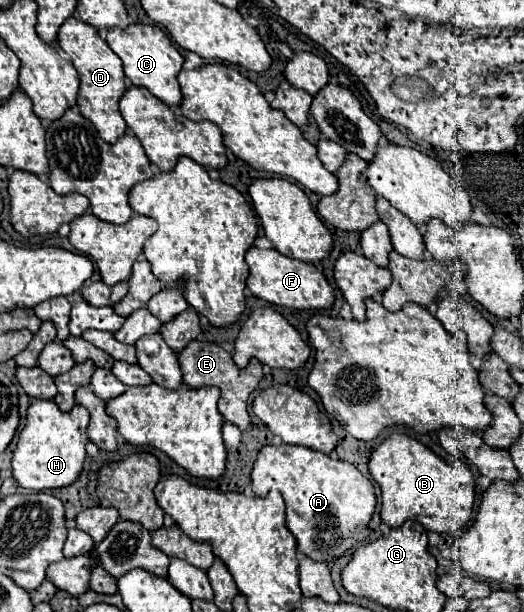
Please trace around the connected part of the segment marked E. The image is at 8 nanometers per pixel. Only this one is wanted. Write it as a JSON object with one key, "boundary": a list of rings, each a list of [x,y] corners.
{"boundary":[[[194,340],[182,352],[178,352],[178,360],[180,360],[180,368],[184,372],[184,384],[186,386],[190,386],[190,388],[218,386],[222,390],[218,410],[224,416],[224,420],[236,424],[240,430],[250,428],[252,422],[250,422],[246,400],[250,398],[250,394],[254,392],[254,388],[258,386],[258,382],[262,378],[262,364],[256,358],[250,360],[246,368],[238,368],[232,360],[232,354],[222,350],[218,344],[206,342],[206,340]]]}

